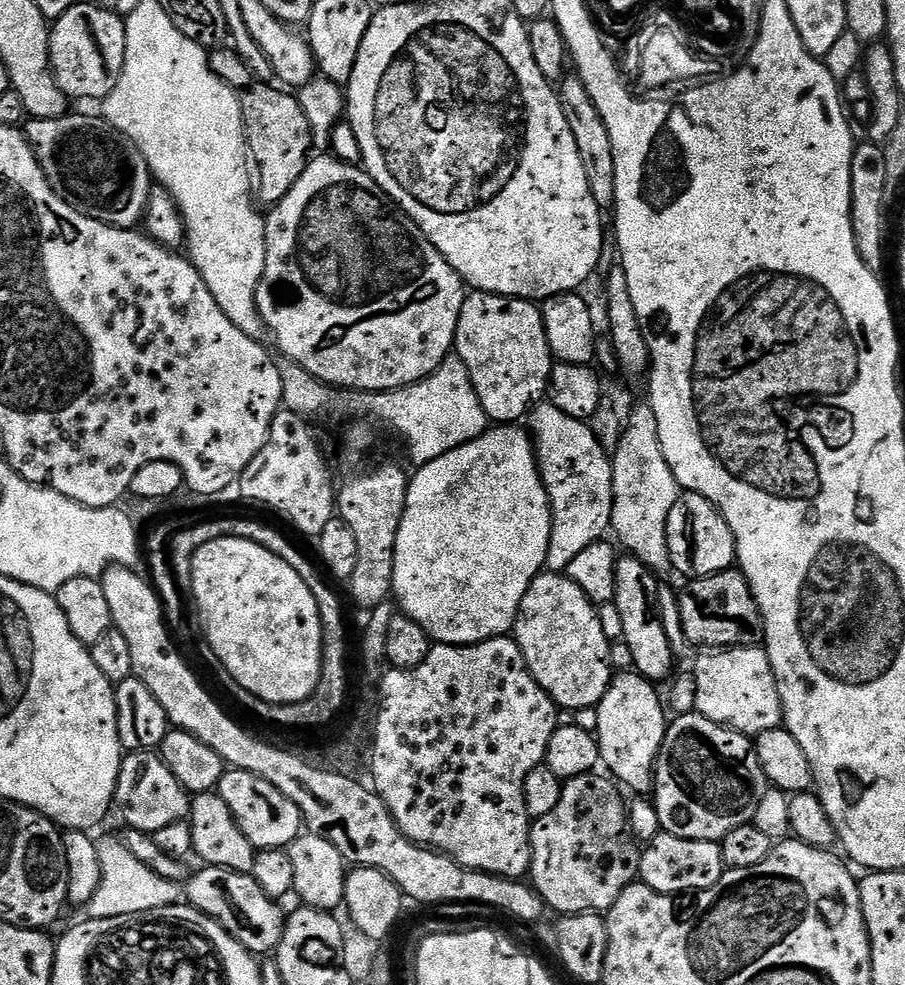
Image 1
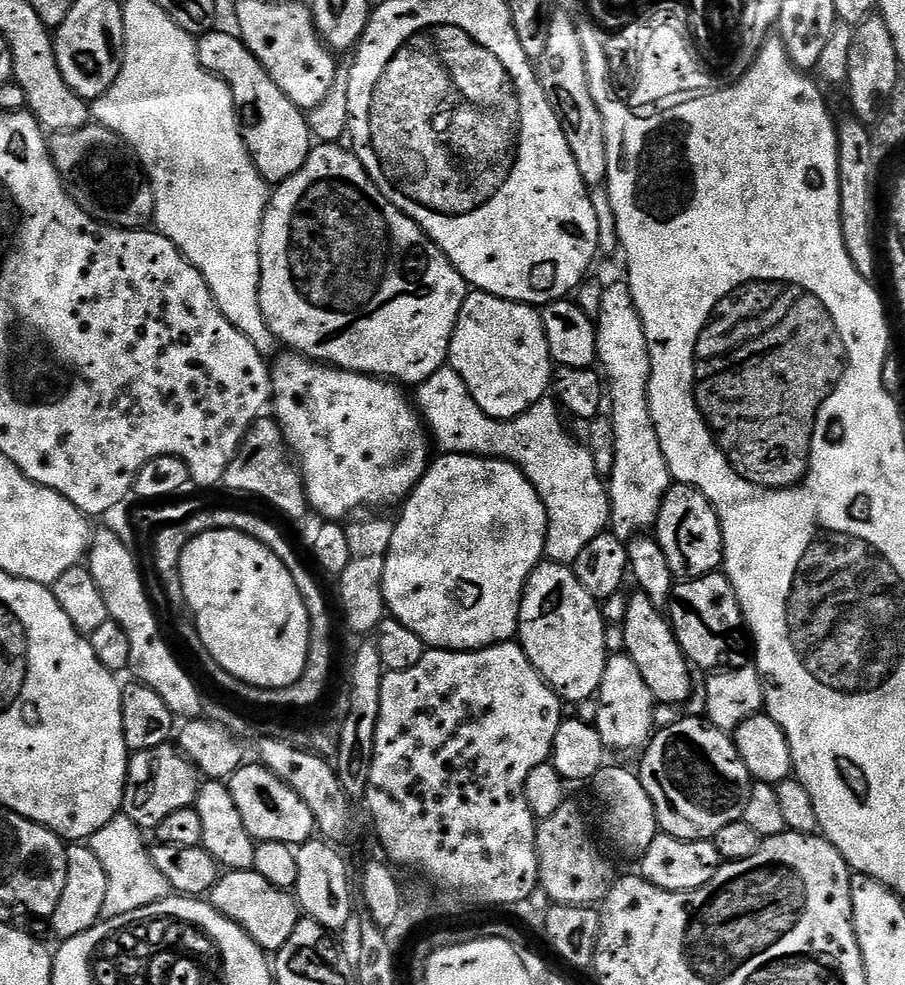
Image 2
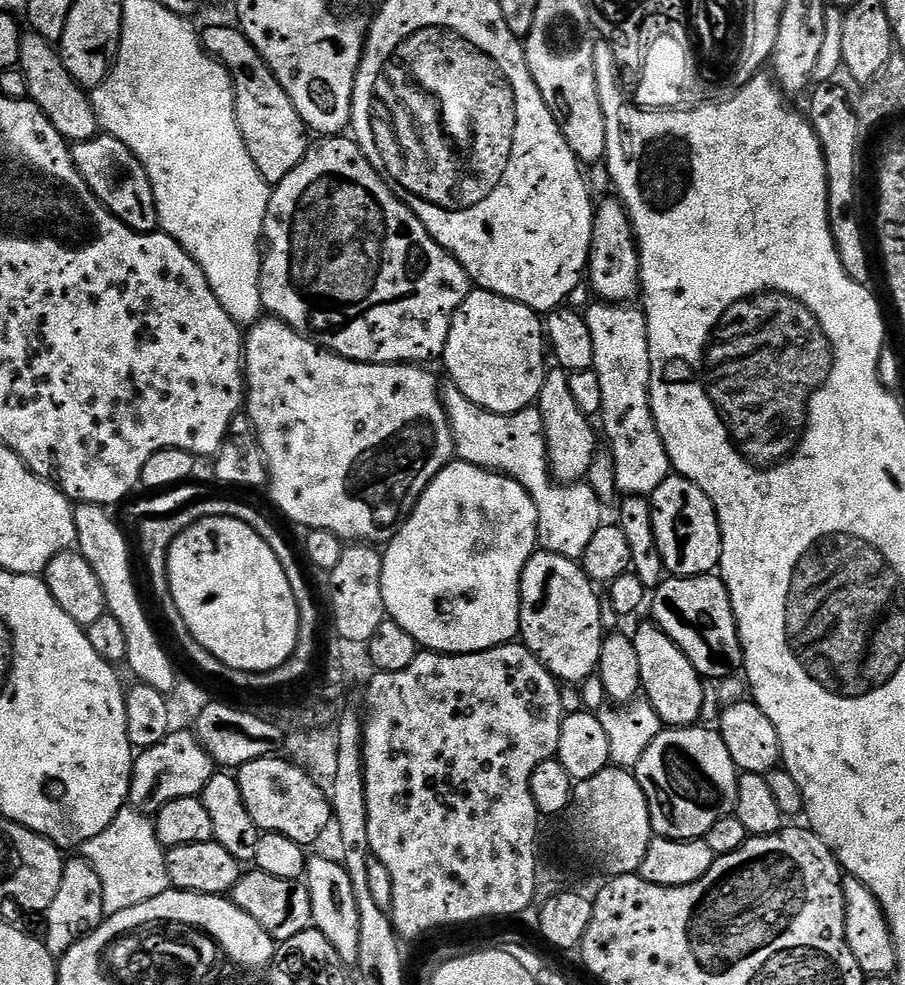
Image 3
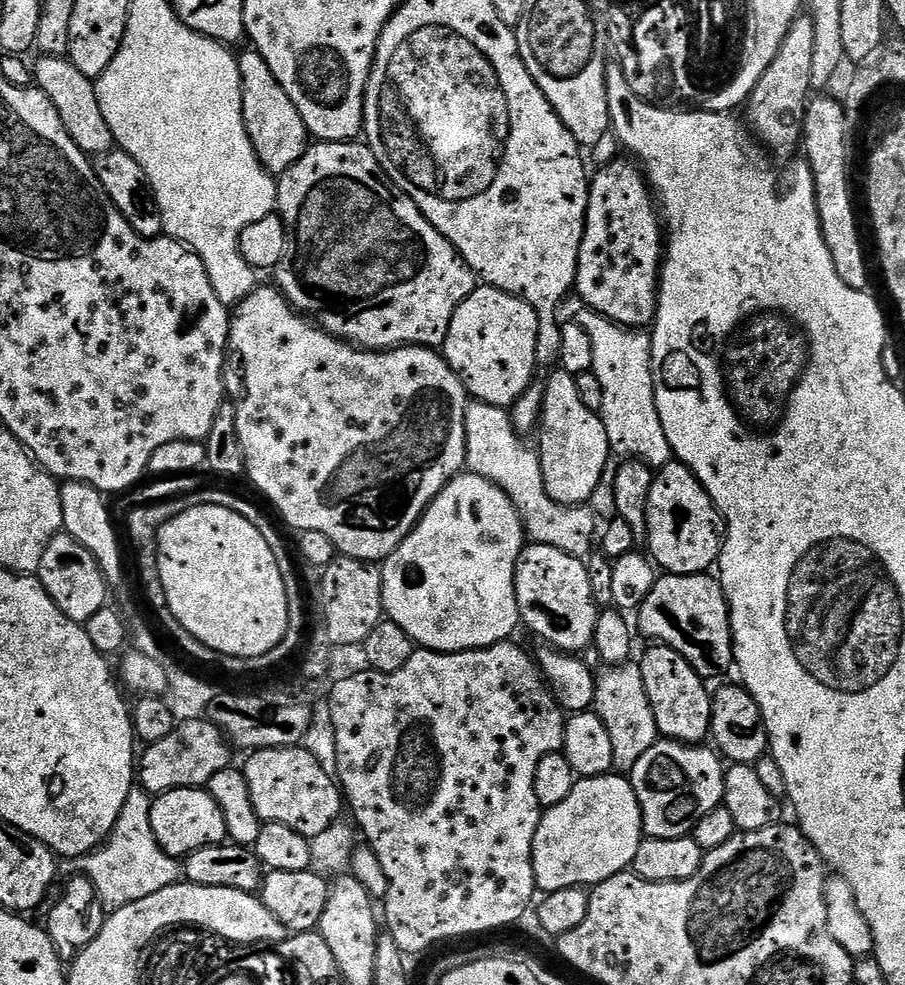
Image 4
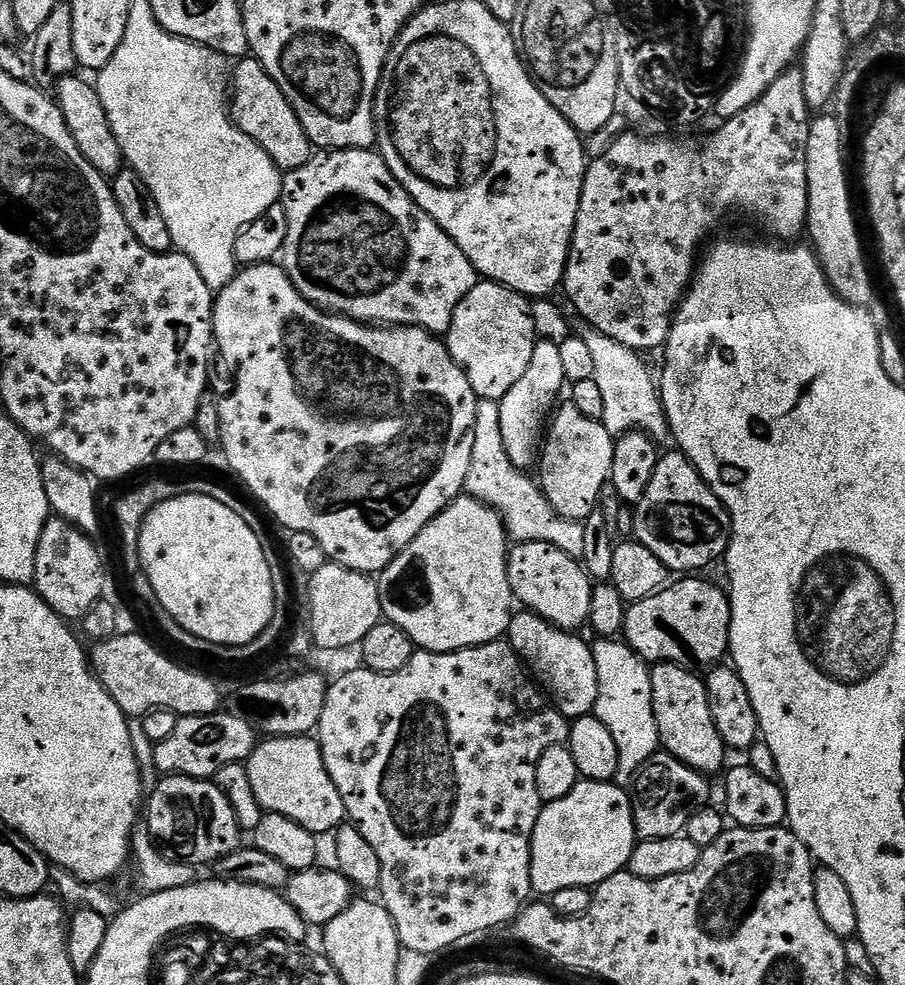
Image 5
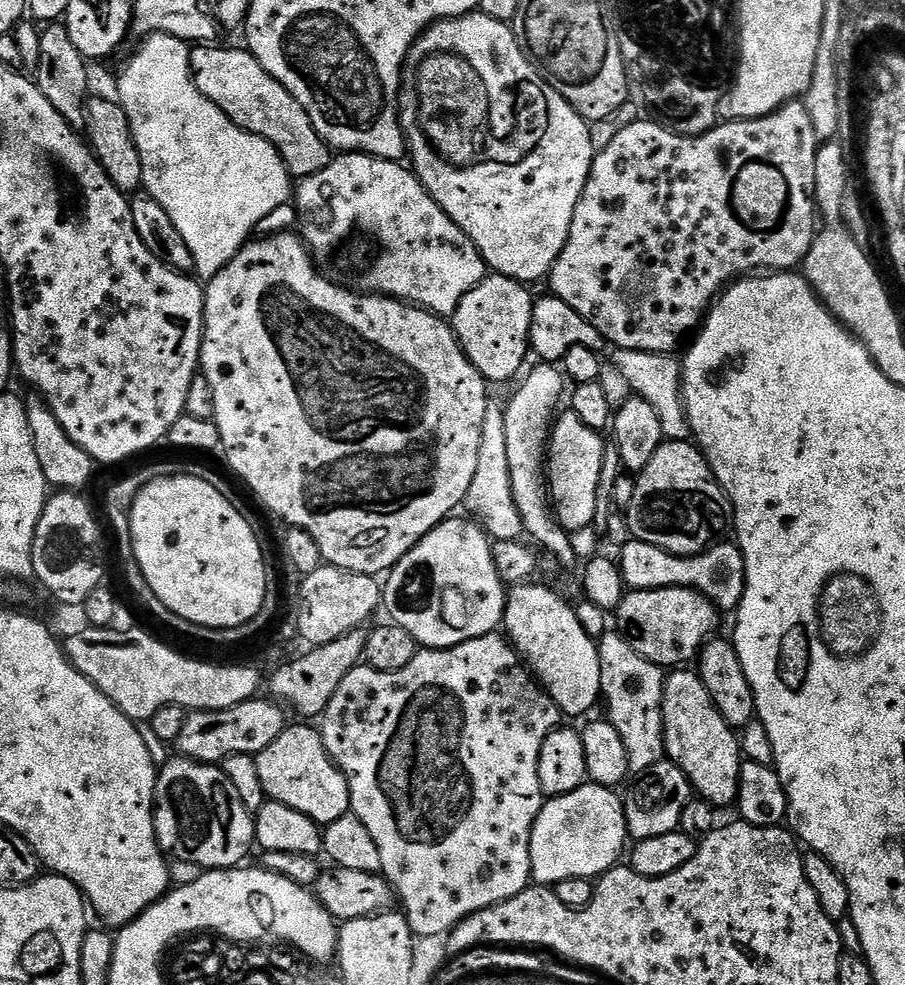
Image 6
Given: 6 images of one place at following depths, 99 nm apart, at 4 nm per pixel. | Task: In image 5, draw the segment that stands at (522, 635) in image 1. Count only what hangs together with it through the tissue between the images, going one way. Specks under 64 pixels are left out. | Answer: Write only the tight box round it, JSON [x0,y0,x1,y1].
[508,542,594,630]

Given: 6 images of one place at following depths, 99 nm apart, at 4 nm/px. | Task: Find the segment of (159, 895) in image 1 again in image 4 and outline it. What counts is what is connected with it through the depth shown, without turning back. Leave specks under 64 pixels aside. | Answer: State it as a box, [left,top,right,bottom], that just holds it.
[59,782,182,915]

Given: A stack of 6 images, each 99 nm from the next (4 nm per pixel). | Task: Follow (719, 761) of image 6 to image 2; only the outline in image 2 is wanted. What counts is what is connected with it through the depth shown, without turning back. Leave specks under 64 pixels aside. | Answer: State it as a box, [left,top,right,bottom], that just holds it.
[622,595,693,705]

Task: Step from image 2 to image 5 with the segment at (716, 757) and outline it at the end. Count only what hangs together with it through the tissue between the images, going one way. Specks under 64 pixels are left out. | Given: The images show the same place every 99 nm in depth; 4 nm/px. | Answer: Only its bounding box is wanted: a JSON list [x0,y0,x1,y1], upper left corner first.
[631,750,712,840]

